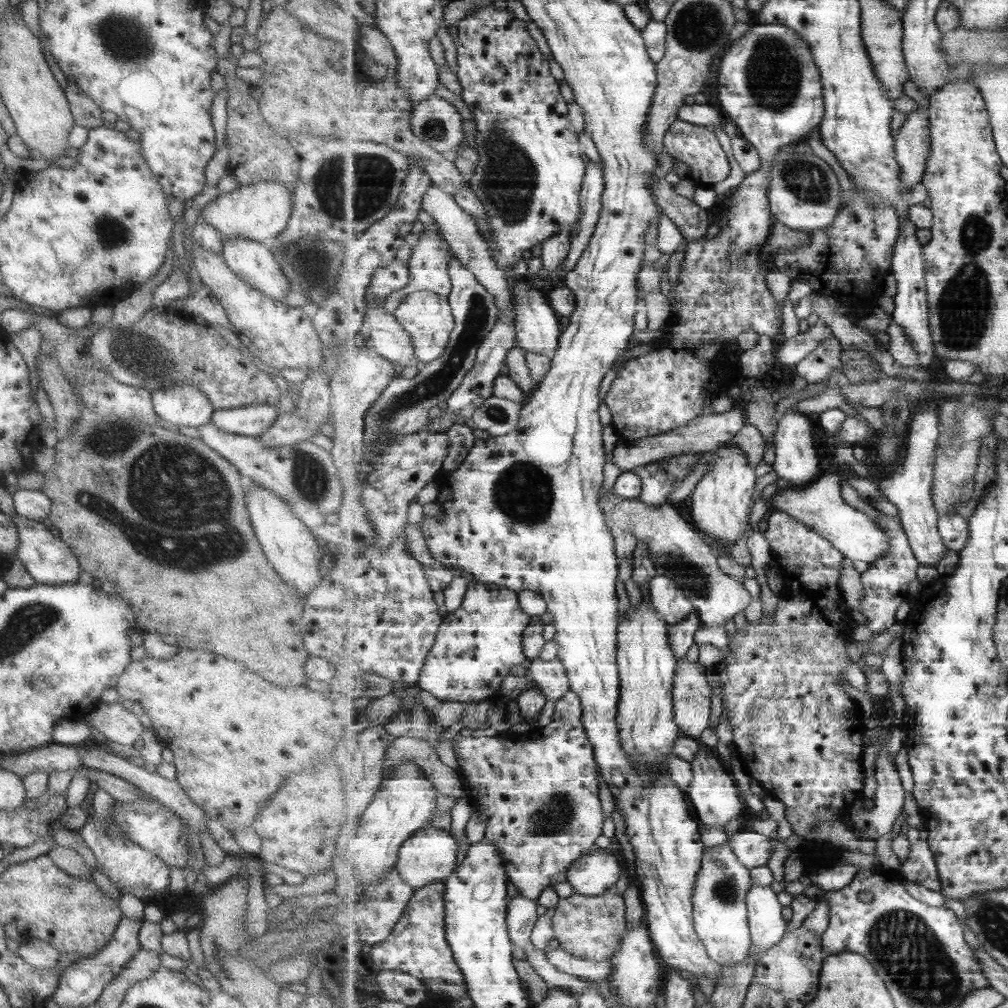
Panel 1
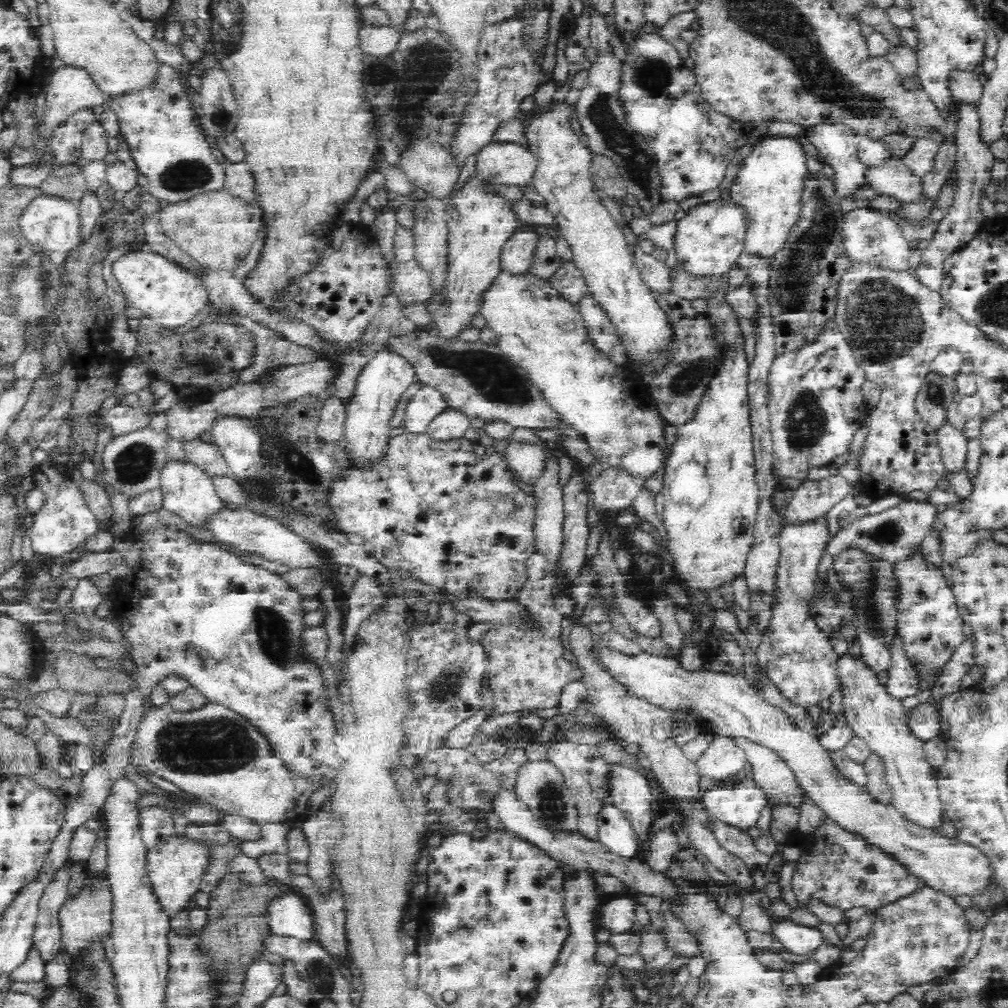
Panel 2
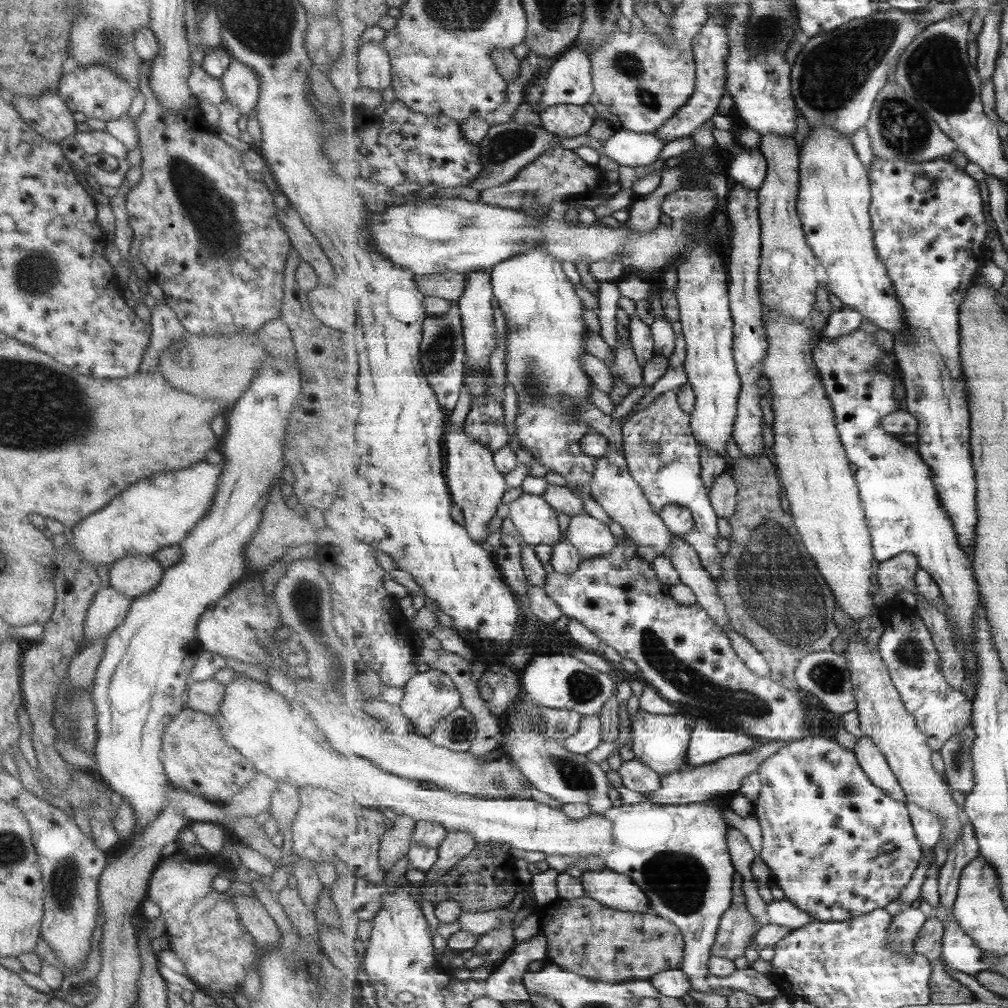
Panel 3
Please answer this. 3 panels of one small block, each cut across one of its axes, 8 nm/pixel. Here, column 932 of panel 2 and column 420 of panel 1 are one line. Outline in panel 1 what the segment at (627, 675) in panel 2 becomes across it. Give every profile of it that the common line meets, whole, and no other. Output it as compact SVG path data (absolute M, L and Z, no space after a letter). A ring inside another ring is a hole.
M428 825L419 829L408 841L404 842L396 868L405 883L413 887L415 891L437 882L446 883L456 872L457 850L459 850L459 846L450 831L443 831Z

